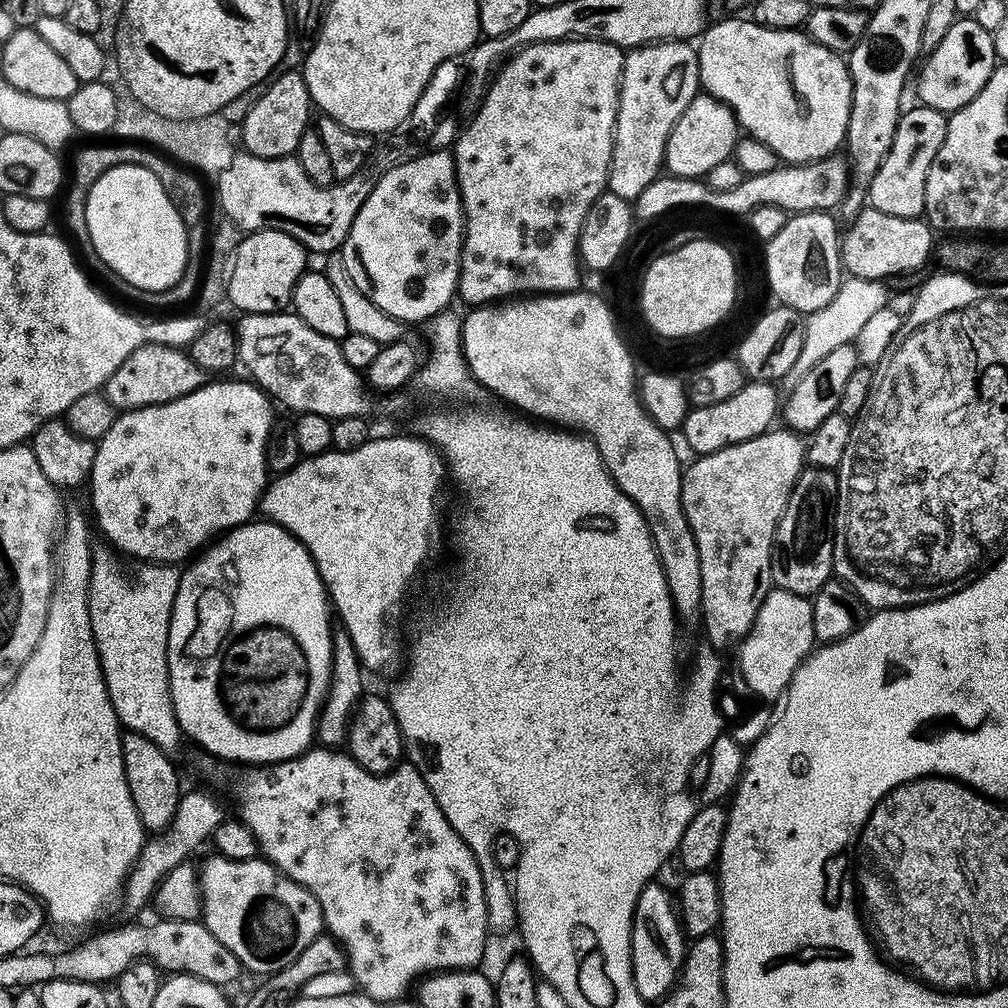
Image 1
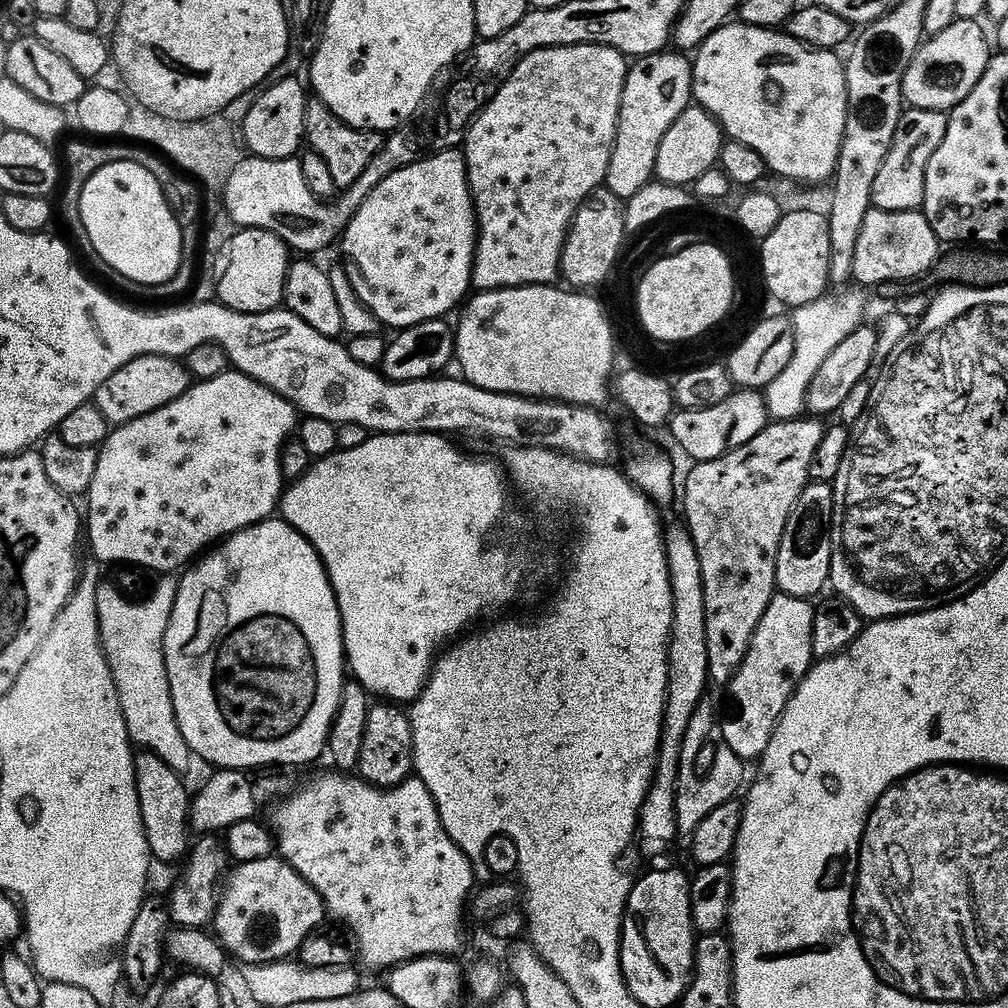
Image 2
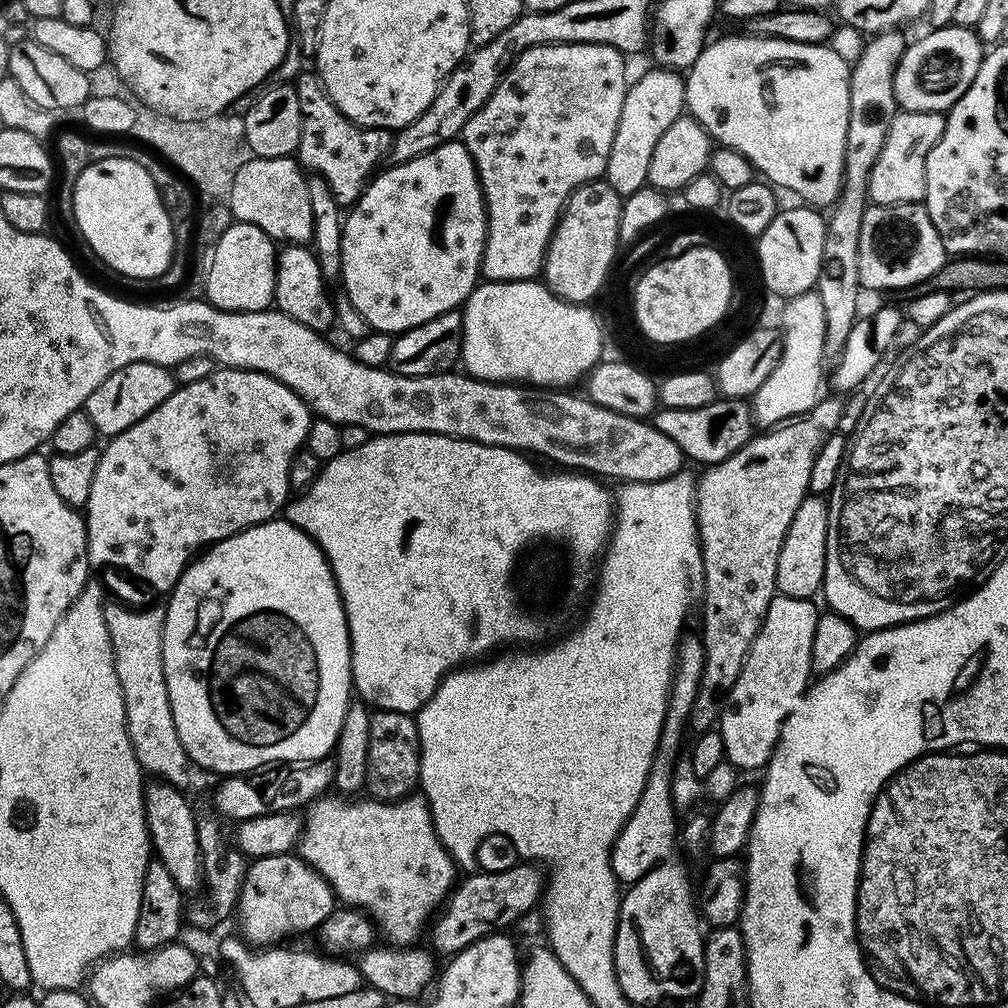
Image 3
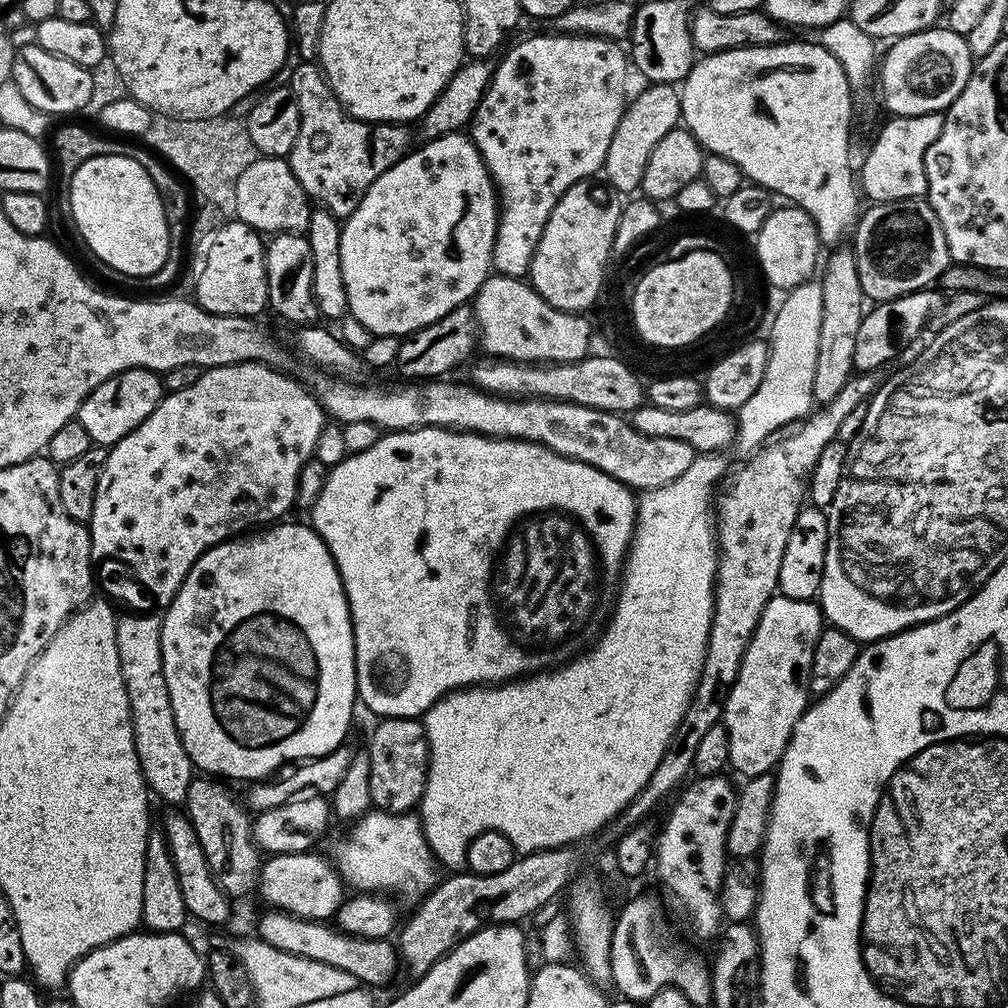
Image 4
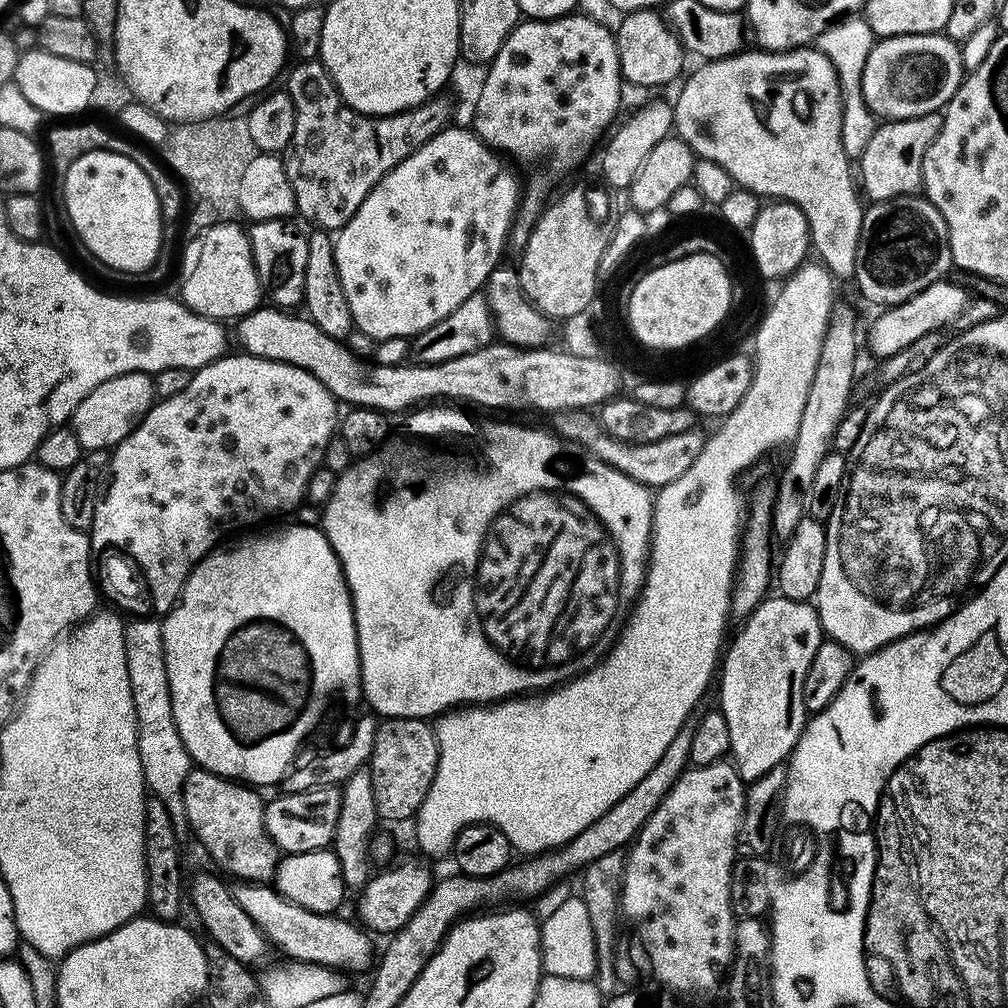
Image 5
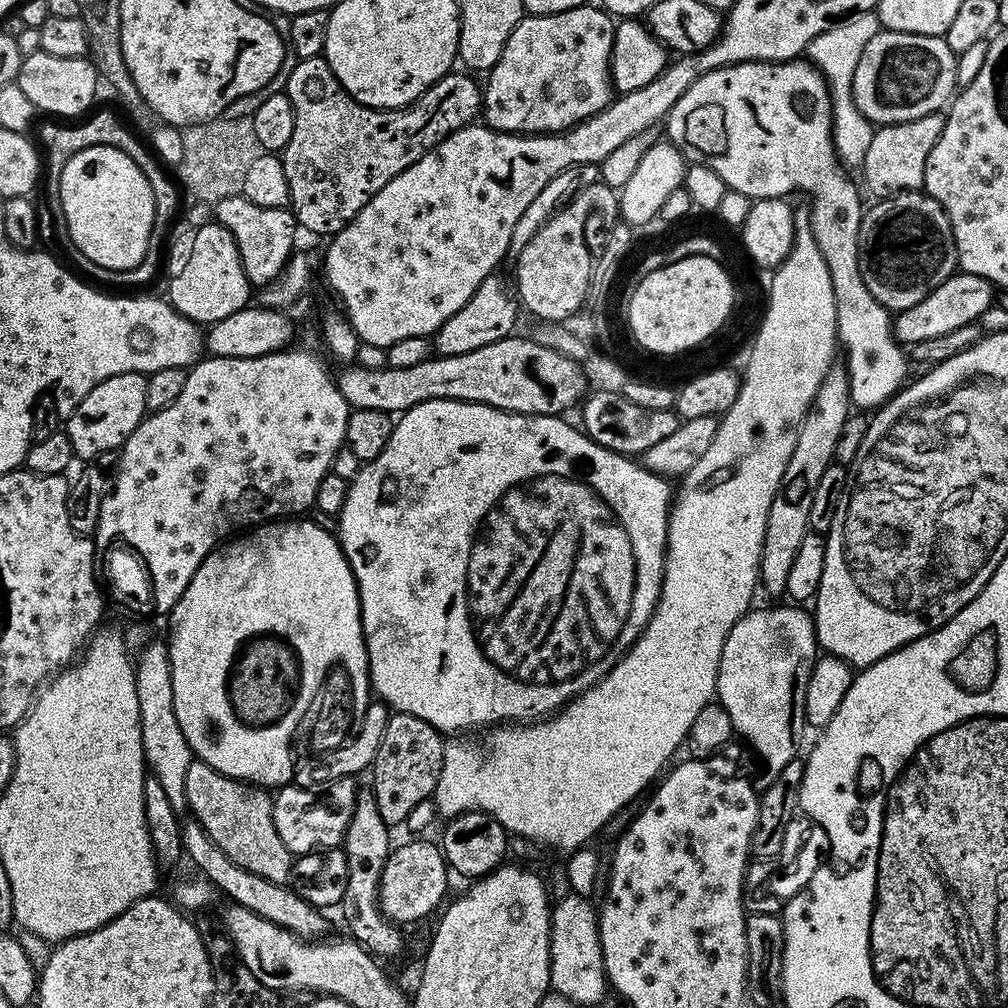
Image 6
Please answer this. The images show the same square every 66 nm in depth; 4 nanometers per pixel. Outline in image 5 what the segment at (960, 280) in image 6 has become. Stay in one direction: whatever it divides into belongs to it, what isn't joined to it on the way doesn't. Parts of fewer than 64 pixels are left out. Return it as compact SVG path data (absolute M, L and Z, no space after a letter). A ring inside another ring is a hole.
M945 278L926 286L914 298L907 300L905 304L894 304L883 309L884 312L872 324L872 329L866 332L866 346L872 350L877 358L883 358L890 354L898 354L898 350L906 350L910 342L918 342L922 334L930 334L937 330L947 329L947 324L952 324L964 312L964 307L970 299L969 293L963 284L953 282Z

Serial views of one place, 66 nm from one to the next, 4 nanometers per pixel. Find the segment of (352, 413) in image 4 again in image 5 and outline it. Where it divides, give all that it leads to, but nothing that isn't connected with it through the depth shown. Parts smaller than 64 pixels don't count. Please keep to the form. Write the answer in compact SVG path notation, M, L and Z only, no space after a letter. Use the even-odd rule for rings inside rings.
M584 410L557 415L555 420L554 431L557 436L562 436L574 444L582 445L587 452L593 452L599 460L614 466L622 474L626 474L638 481L639 484L647 486L649 490L665 488L670 482L682 478L682 474L686 474L686 470L690 470L690 466L694 466L698 454L702 454L706 439L705 433L702 434L699 430L693 430L674 434L671 438L662 438L662 442L631 444L606 434L606 430L600 424L599 419Z

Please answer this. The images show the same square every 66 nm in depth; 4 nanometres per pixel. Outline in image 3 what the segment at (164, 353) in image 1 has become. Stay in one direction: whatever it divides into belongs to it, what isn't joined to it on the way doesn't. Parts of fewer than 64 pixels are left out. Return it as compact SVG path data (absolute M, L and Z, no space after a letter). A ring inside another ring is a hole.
M149 360L130 362L130 366L114 370L114 374L110 374L110 378L106 378L106 382L102 382L102 386L98 386L98 390L94 390L90 398L86 398L82 411L94 422L101 437L111 438L142 422L142 418L146 418L146 414L162 406L162 402L166 402L166 398L170 398L170 394L175 392L177 387L171 367Z

